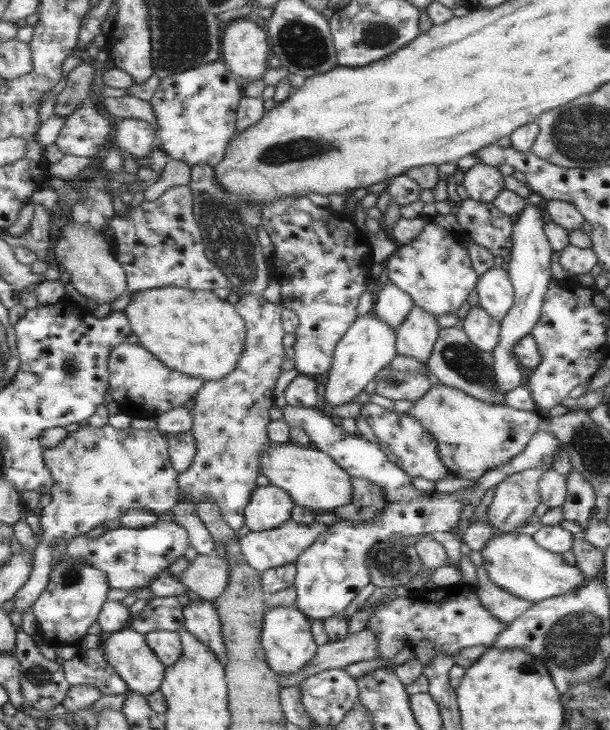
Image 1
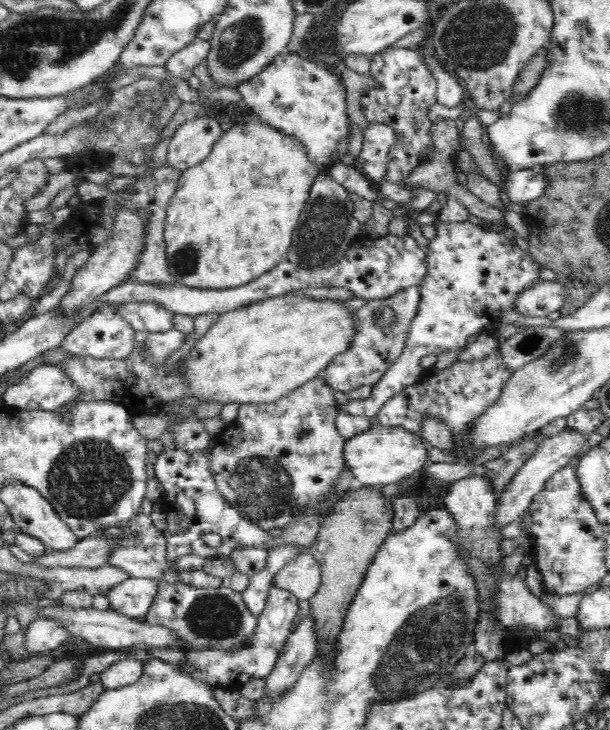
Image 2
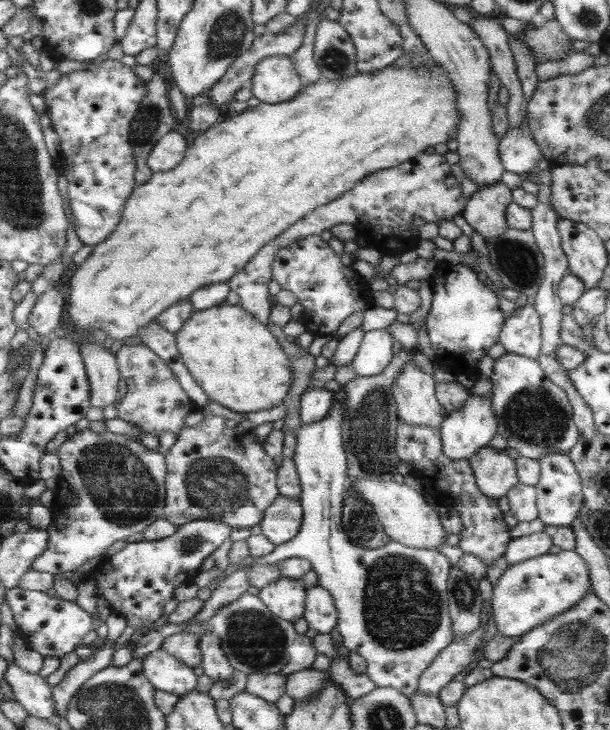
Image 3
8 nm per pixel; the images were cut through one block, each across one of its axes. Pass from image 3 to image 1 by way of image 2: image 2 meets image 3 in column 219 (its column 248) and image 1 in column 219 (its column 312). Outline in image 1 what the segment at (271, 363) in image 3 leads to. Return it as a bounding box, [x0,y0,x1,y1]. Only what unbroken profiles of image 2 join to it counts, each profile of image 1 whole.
[124,287,248,381]

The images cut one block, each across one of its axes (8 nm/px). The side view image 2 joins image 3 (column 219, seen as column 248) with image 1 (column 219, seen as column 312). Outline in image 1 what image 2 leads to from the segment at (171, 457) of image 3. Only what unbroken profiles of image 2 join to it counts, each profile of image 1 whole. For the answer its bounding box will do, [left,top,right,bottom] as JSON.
[180,294,286,530]

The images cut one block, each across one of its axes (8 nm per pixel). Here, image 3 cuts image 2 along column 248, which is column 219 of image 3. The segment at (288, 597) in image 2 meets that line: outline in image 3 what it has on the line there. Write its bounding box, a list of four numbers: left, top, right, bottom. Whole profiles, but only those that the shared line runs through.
[200,632,236,683]

